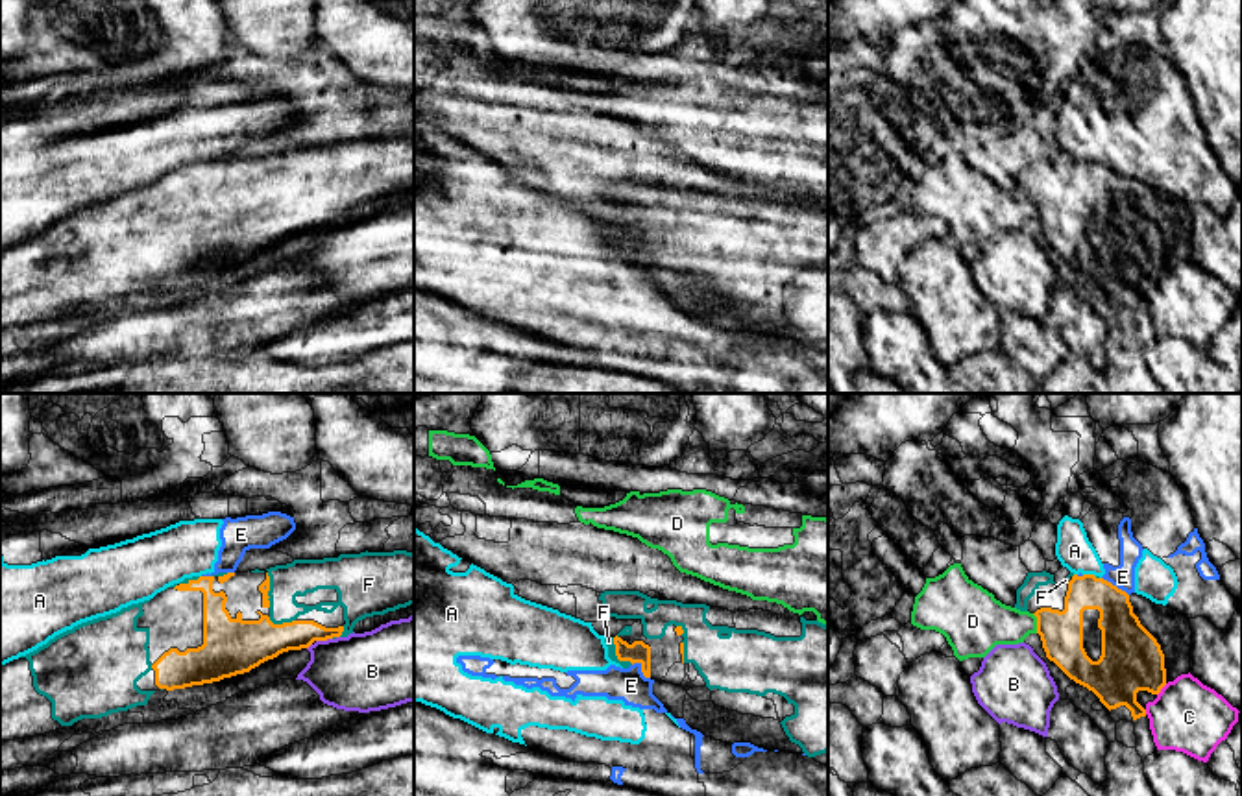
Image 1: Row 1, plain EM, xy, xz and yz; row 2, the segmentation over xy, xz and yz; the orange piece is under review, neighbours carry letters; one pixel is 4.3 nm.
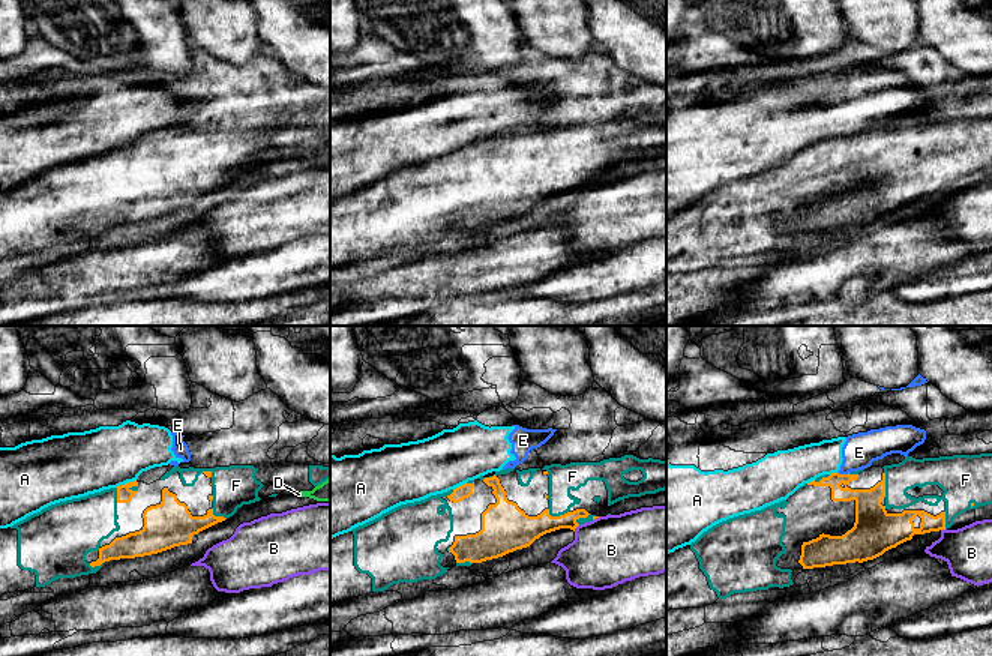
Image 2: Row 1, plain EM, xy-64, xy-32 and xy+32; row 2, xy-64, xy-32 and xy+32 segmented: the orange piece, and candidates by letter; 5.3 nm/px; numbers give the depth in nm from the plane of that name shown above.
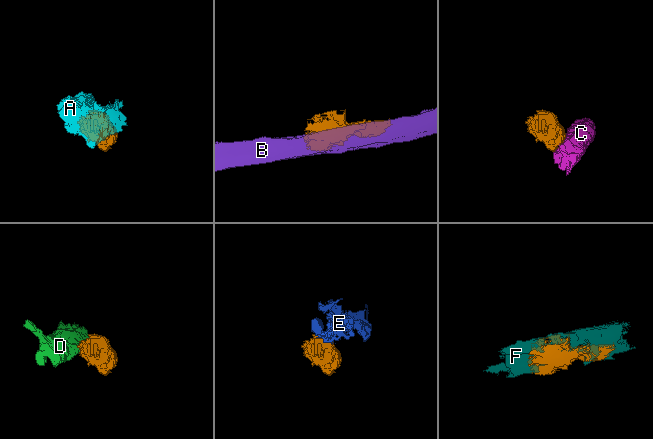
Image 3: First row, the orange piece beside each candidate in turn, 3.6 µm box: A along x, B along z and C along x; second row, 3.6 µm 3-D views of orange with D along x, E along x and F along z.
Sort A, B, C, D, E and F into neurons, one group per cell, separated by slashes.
A E / B / C / D / F

